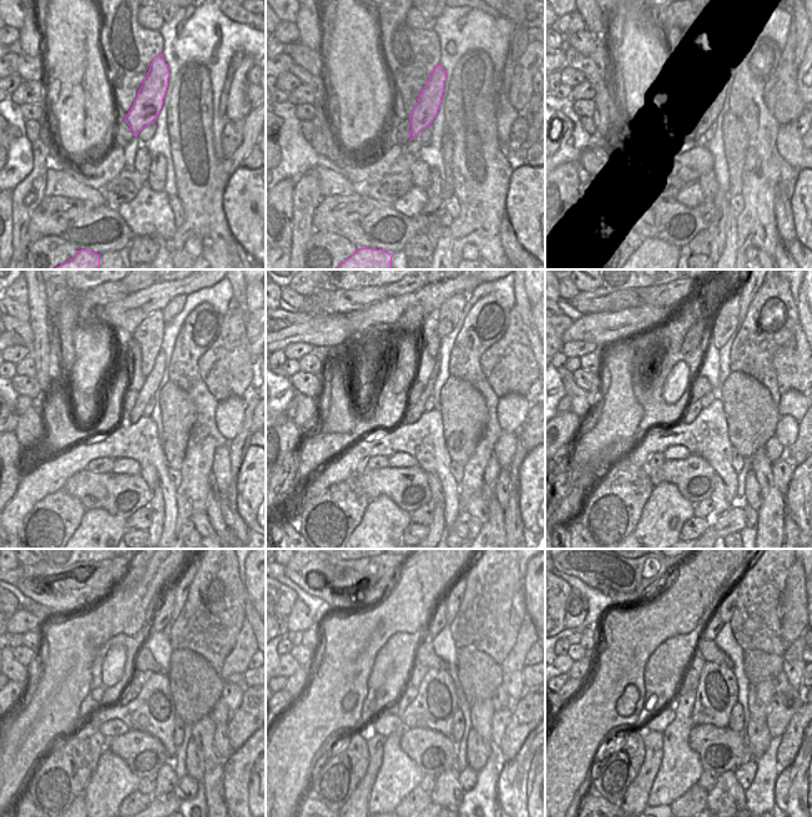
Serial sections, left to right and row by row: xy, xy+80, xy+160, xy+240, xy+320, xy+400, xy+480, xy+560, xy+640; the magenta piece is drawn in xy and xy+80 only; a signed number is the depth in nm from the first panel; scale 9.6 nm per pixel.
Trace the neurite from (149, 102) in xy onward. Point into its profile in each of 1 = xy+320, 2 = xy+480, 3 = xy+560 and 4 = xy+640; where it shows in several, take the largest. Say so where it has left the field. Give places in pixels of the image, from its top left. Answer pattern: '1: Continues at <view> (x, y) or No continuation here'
1: Continues at xy+320 (413, 413)
2: Continues at xy+480 (132, 689)
3: Continues at xy+560 (408, 694)
4: Continues at xy+640 (681, 768).

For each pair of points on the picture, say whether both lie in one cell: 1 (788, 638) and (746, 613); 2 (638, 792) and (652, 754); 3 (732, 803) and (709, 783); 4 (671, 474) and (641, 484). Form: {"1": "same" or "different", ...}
{"1": "different", "2": "same", "3": "different", "4": "different"}

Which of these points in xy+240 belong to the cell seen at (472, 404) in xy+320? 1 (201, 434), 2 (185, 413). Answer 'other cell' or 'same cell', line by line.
1: other cell
2: same cell

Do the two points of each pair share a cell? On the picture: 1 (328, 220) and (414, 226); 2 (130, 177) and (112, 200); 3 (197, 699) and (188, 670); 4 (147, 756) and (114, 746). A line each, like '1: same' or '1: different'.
1: same
2: same
3: same
4: same

